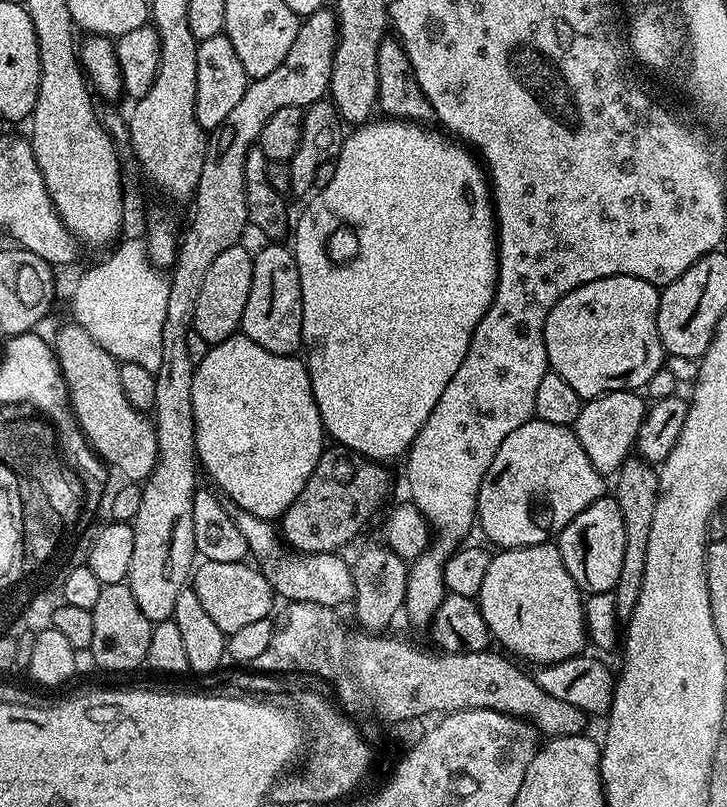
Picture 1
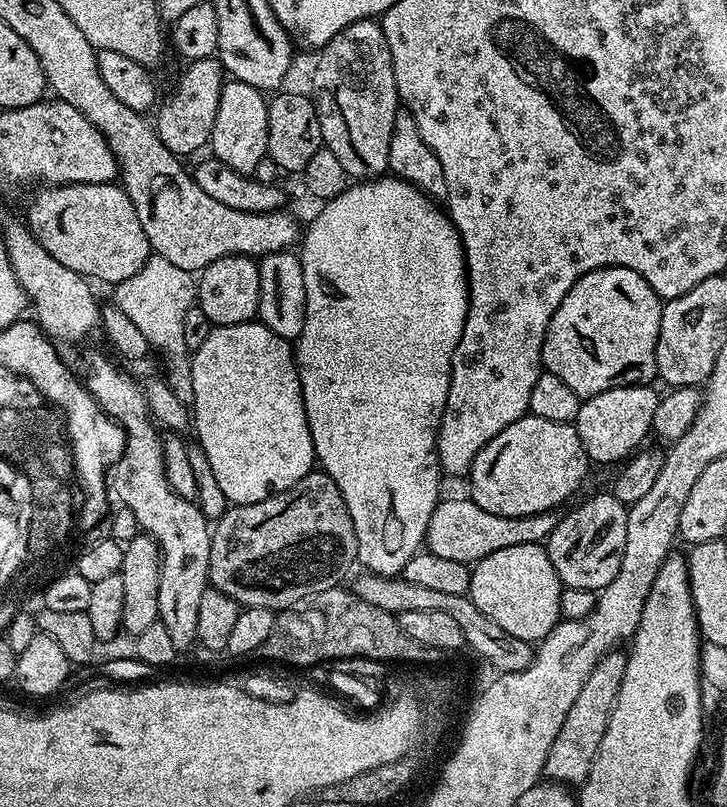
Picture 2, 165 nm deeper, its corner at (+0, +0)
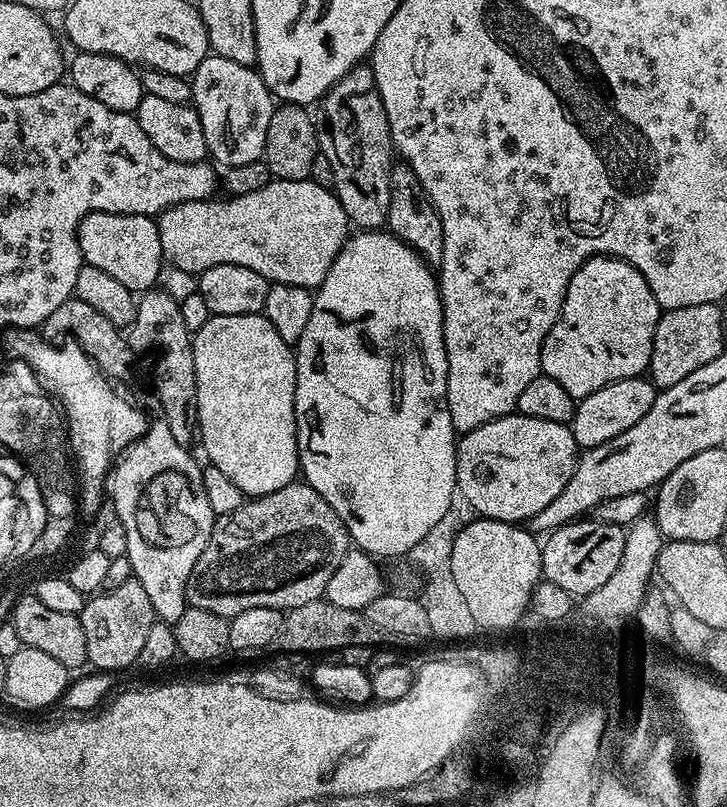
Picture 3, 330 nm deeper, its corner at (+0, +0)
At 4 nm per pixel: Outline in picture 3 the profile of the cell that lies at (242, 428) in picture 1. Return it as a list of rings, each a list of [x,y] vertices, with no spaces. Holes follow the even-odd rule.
[[[230,314],[229,316],[212,316],[192,337],[194,350],[194,374],[198,378],[198,425],[199,443],[204,443],[204,452],[208,455],[207,463],[213,468],[222,470],[234,486],[238,486],[245,497],[265,496],[274,490],[282,490],[282,486],[293,483],[300,472],[300,455],[296,441],[296,415],[294,414],[294,386],[296,385],[296,353],[293,345],[282,342],[278,330],[270,326],[268,317],[263,314]]]

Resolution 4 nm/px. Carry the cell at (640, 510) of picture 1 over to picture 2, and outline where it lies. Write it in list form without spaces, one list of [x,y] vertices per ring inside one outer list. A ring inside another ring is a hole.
[[[610,651],[598,662],[598,666],[594,666],[594,670],[590,670],[590,678],[582,682],[582,691],[578,698],[574,698],[574,706],[570,706],[570,714],[566,714],[566,722],[562,722],[562,730],[558,730],[554,746],[550,746],[550,754],[546,754],[544,776],[549,781],[561,786],[583,785],[598,754],[598,746],[602,746],[602,734],[606,734],[618,690],[622,690],[627,661],[628,657],[623,651]]]

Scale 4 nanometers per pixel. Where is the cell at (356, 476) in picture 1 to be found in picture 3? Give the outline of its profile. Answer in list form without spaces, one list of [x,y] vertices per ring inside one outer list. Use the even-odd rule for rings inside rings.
[[[293,482],[265,496],[245,499],[238,510],[215,517],[213,532],[201,557],[194,563],[185,590],[187,603],[193,608],[210,610],[210,614],[234,617],[254,606],[270,606],[287,610],[306,606],[306,602],[321,599],[326,582],[338,570],[342,558],[350,551],[350,537],[344,520],[334,514],[334,506],[314,490],[314,486]]]

